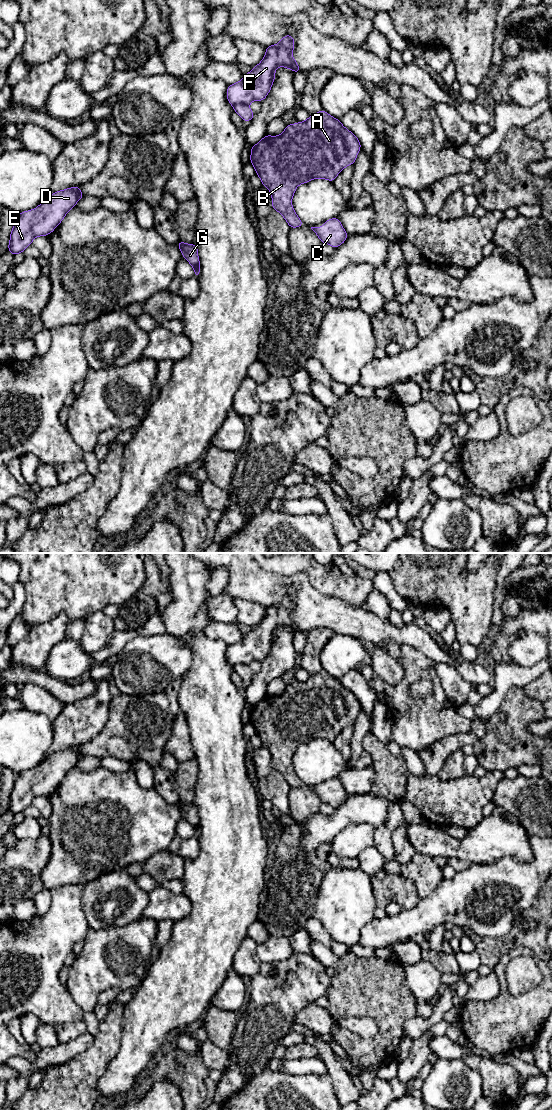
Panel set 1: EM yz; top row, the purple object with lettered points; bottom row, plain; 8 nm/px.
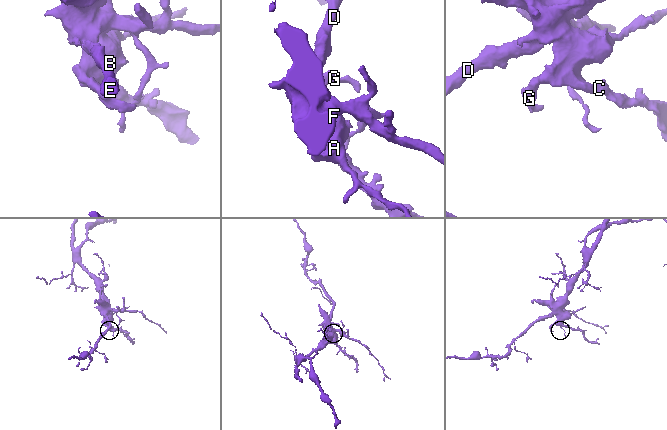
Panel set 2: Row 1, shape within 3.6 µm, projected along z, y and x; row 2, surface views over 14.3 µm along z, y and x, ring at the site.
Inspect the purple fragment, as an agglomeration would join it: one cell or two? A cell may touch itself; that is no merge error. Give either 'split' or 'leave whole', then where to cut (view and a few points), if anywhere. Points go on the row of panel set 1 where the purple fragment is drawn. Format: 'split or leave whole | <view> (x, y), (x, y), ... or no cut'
split | yz (247, 104), (237, 103), (233, 106)

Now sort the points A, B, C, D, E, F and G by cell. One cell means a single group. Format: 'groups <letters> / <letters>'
groups A B C G / D E F

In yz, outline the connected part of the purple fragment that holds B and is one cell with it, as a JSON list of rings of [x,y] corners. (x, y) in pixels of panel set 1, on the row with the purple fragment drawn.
[[[322,109],[310,115],[306,121],[286,125],[281,135],[267,134],[250,148],[250,161],[263,186],[270,191],[273,210],[282,214],[290,228],[296,228],[304,225],[291,203],[298,185],[312,179],[327,179],[333,182],[344,167],[354,164],[360,148],[361,143],[357,137],[346,129],[339,119]]]

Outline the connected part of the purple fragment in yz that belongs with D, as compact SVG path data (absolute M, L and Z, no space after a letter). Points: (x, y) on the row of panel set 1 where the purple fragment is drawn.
M81 187L57 191L33 210L17 215L10 233L8 250L15 256L38 236L47 236L61 223L68 211L83 198Z

